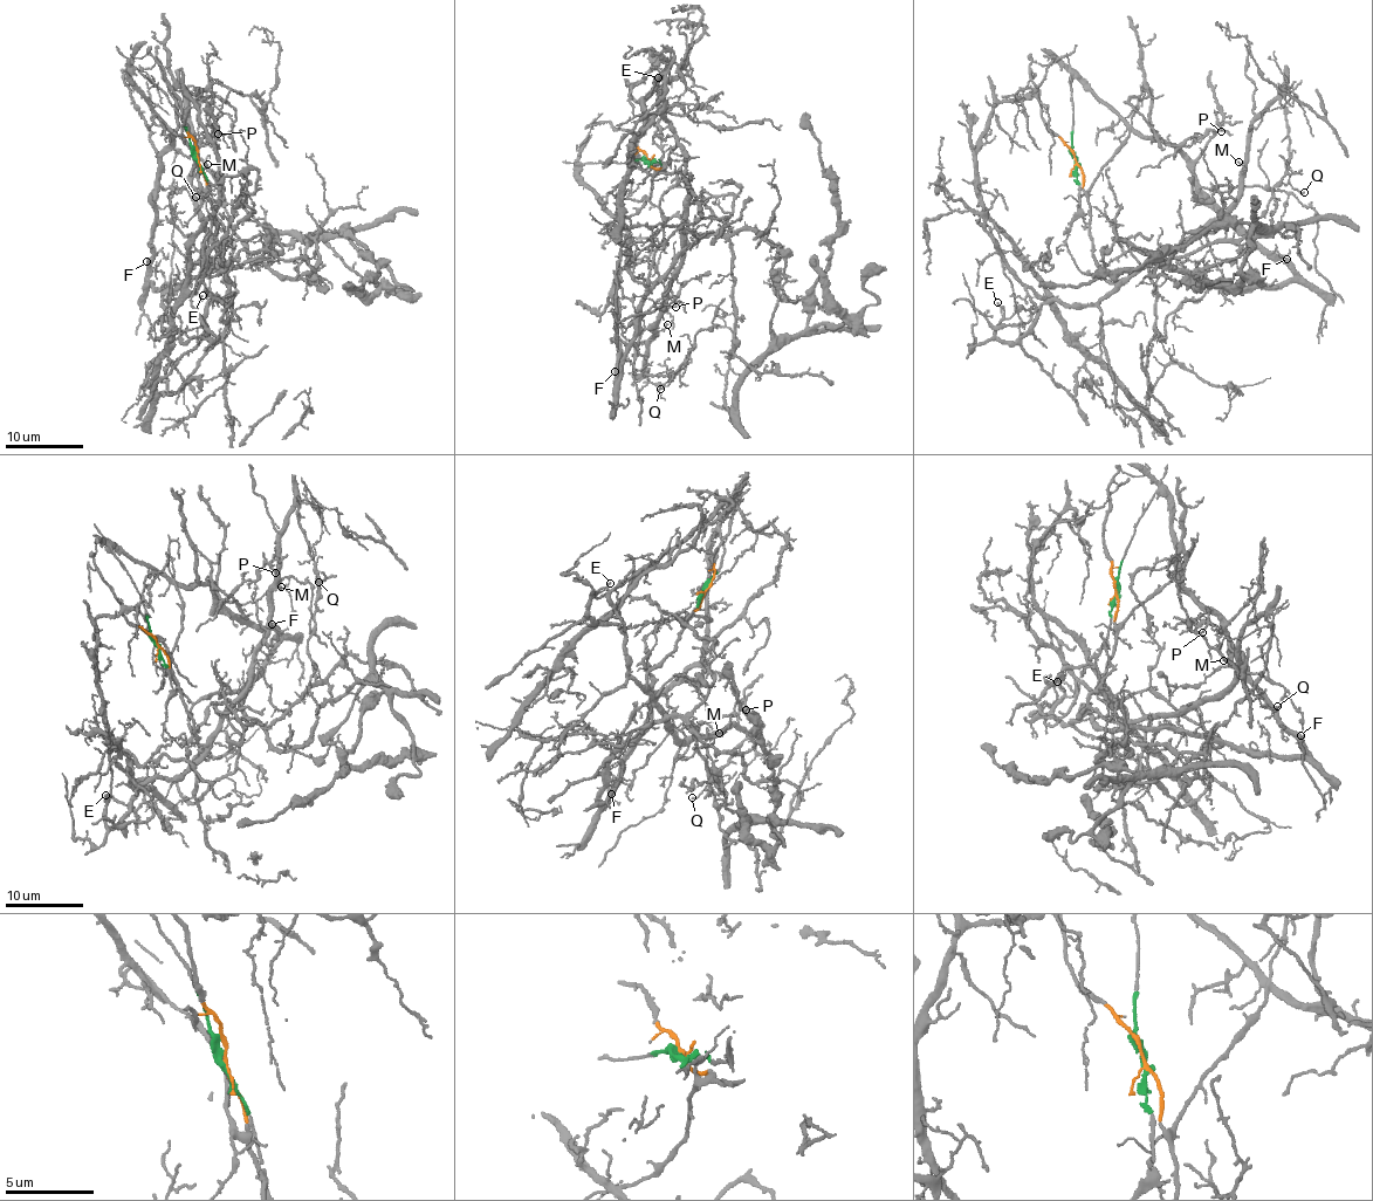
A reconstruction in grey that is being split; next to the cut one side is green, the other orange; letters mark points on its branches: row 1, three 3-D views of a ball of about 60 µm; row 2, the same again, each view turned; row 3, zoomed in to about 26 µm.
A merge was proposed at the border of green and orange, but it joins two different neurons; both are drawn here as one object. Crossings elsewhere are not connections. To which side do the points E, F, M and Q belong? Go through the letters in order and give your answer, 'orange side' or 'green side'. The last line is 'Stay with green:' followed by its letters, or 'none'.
E: orange side
F: green side
M: orange side
Q: orange side
Stay with green: F

